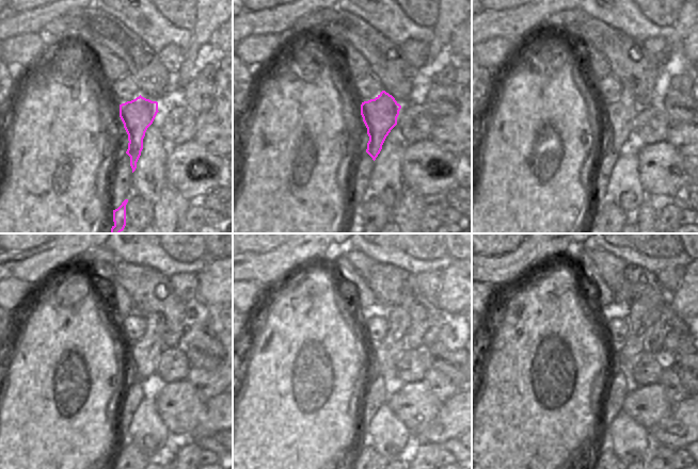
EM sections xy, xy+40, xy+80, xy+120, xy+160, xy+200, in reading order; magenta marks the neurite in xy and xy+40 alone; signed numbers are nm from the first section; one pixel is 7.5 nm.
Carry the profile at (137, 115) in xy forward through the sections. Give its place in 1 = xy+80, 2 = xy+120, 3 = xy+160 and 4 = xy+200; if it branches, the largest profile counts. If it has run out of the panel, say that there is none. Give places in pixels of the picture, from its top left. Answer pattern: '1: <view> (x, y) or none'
1: xy+80 (620, 115)
2: xy+120 (143, 354)
3: xy+160 (384, 354)
4: xy+200 (641, 316)

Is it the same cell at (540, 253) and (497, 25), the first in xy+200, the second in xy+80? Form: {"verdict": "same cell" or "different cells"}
{"verdict": "same cell"}

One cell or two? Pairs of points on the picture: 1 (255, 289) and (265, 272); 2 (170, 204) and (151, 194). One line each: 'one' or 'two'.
1: two
2: two

